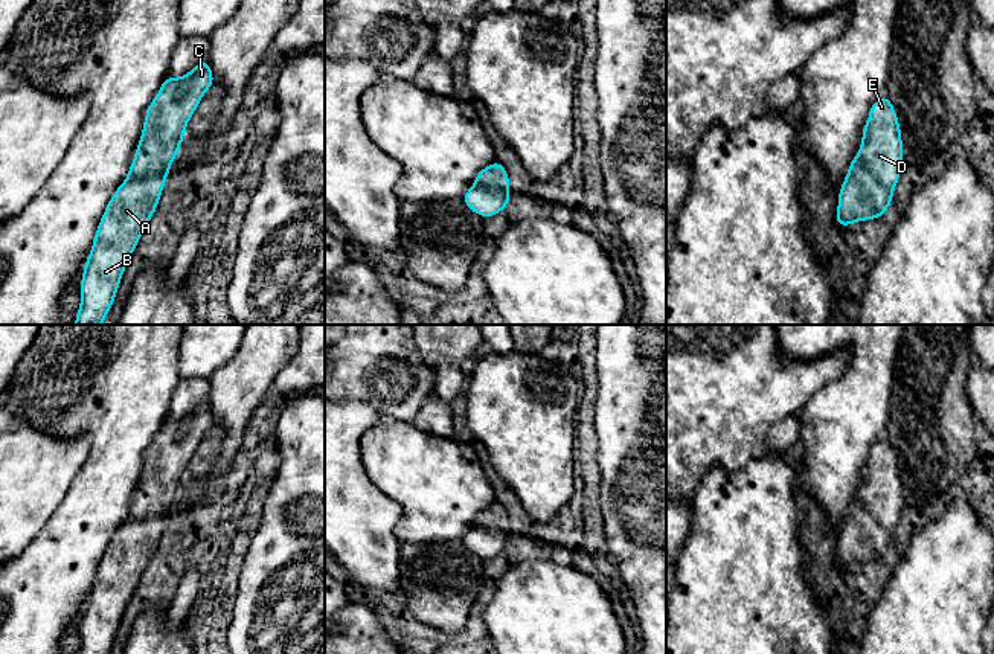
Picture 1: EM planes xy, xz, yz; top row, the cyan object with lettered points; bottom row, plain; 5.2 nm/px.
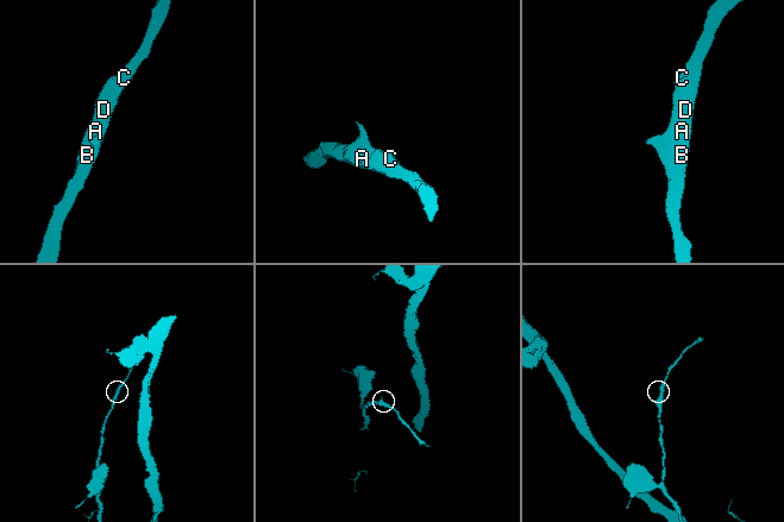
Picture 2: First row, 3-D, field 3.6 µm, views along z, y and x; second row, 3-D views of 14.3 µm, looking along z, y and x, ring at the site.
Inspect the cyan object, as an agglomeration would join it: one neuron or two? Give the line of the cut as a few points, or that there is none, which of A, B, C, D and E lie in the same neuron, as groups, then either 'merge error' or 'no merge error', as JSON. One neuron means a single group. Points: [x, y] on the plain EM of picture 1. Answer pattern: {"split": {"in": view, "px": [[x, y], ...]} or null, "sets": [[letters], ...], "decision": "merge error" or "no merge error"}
{"split": null, "sets": [["A", "B", "C", "D", "E"]], "decision": "no merge error"}

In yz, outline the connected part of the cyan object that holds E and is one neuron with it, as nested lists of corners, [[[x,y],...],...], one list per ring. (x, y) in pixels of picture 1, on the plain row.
[[[887,434],[871,447],[861,474],[860,494],[852,499],[838,532],[834,558],[840,569],[883,558],[904,506],[901,470]]]

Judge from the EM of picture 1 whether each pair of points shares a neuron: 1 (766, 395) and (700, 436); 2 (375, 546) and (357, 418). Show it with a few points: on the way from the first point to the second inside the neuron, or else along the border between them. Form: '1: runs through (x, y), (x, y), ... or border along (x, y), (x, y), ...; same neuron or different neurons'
1: runs through (749, 395), (741, 395), (717, 419); same neuron
2: runs through (349, 514), (346, 511), (346, 450); same neuron

